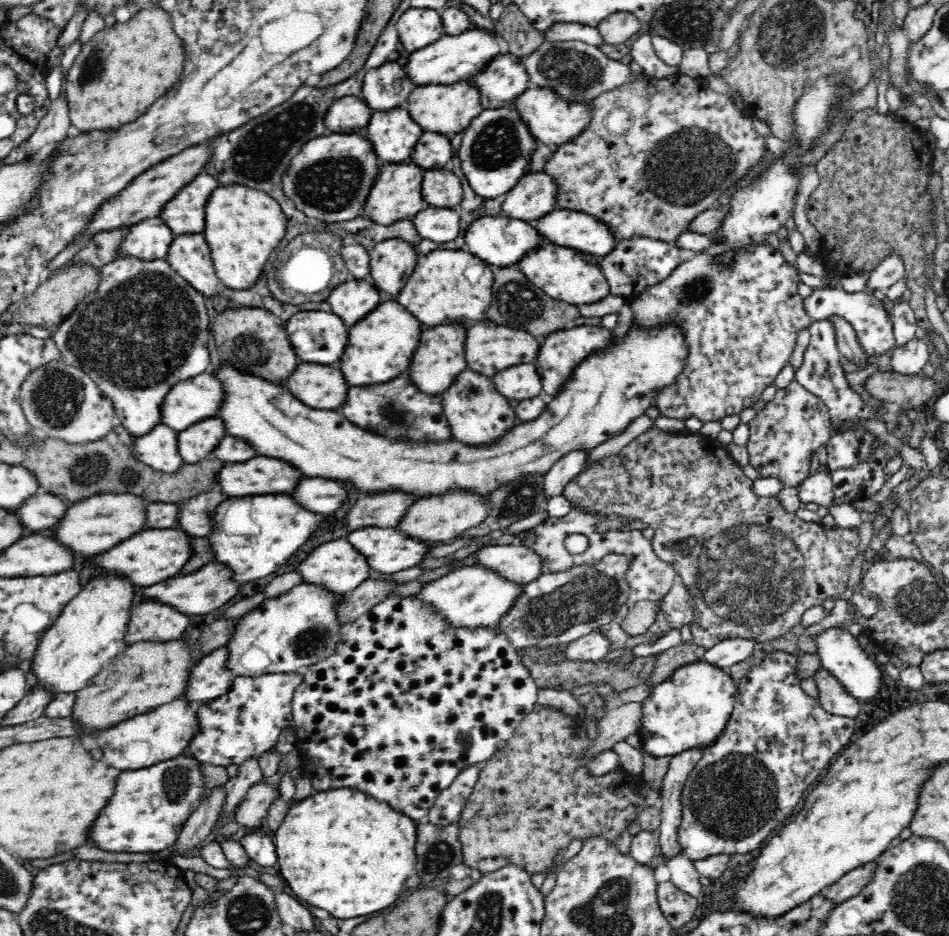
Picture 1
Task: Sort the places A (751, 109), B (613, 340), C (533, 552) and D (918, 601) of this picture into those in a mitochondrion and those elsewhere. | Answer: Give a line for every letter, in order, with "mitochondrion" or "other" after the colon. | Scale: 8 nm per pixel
A: other
B: other
C: other
D: mitochondrion

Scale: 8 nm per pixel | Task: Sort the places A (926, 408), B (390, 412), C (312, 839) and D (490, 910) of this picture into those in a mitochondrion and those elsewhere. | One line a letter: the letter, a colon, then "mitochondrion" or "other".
A: other
B: mitochondrion
C: other
D: mitochondrion

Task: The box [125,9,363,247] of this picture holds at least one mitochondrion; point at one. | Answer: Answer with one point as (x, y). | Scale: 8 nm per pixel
(248, 157)

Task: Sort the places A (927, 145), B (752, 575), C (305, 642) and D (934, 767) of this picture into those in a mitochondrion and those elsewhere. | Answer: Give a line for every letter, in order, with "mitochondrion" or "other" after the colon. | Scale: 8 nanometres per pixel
A: other
B: mitochondrion
C: mitochondrion
D: other

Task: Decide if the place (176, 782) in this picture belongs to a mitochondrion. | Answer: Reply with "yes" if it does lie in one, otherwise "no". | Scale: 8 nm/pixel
yes

